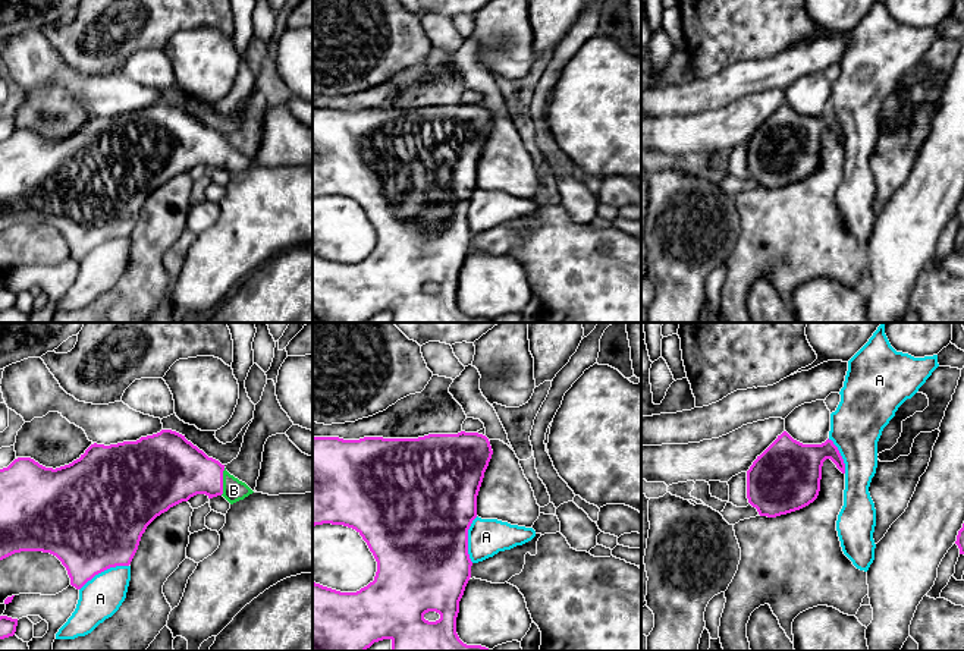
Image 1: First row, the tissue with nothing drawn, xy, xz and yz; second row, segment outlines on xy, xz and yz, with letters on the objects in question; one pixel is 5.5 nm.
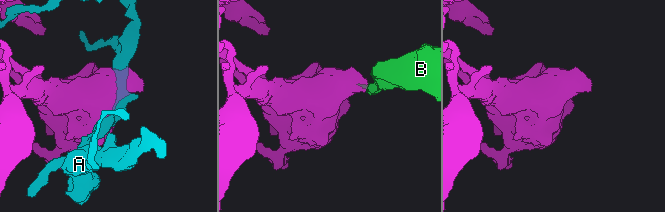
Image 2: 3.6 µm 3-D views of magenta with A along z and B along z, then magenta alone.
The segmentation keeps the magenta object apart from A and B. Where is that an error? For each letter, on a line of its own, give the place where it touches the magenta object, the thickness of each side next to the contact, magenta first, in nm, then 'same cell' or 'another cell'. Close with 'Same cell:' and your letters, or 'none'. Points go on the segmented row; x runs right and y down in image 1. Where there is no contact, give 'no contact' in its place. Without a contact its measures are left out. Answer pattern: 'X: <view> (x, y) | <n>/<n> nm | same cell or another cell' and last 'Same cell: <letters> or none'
A: xy (103, 571) | 500/220 nm | another cell
B: xy (222, 481) | 320/130 nm | same cell
Same cell: B

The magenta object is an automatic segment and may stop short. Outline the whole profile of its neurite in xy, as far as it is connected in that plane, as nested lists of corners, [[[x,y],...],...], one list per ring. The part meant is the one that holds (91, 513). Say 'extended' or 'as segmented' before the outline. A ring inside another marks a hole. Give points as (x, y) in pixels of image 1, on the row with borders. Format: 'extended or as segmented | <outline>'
extended | [[[172,430],[136,441],[94,443],[79,459],[56,469],[18,457],[0,469],[0,560],[21,551],[50,553],[66,567],[70,585],[81,589],[110,567],[129,566],[147,526],[170,507],[197,494],[223,496],[233,504],[252,493]]]

